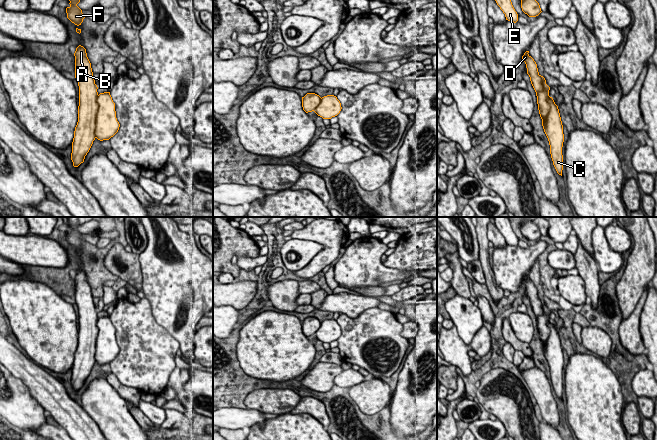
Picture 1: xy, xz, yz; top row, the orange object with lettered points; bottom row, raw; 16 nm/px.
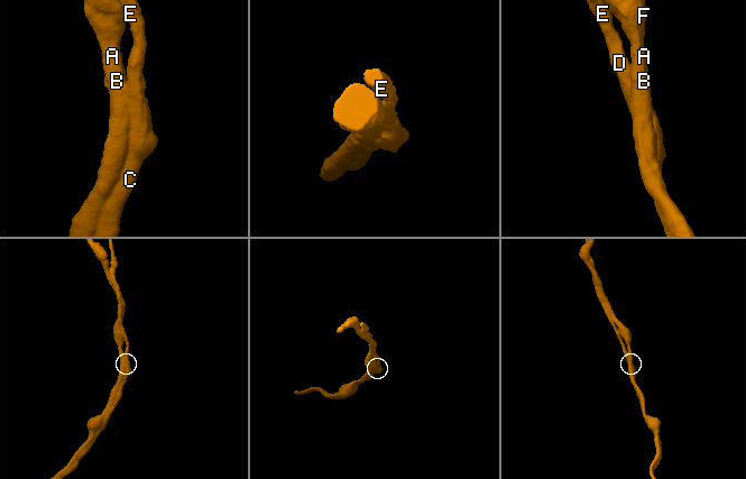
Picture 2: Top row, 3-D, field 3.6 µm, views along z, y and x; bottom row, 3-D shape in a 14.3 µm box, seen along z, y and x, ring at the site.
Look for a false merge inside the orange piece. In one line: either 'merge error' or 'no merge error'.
no merge error

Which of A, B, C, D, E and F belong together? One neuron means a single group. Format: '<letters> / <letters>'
A B C D E F

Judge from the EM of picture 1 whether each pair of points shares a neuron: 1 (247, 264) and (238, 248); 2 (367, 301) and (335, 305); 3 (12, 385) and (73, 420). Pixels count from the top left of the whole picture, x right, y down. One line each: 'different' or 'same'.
1: different
2: same
3: different

